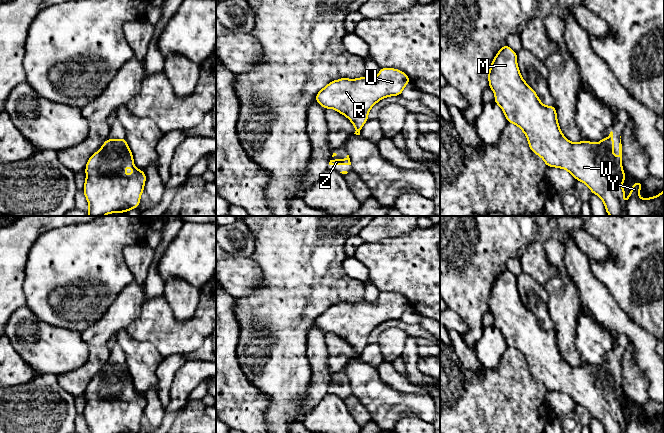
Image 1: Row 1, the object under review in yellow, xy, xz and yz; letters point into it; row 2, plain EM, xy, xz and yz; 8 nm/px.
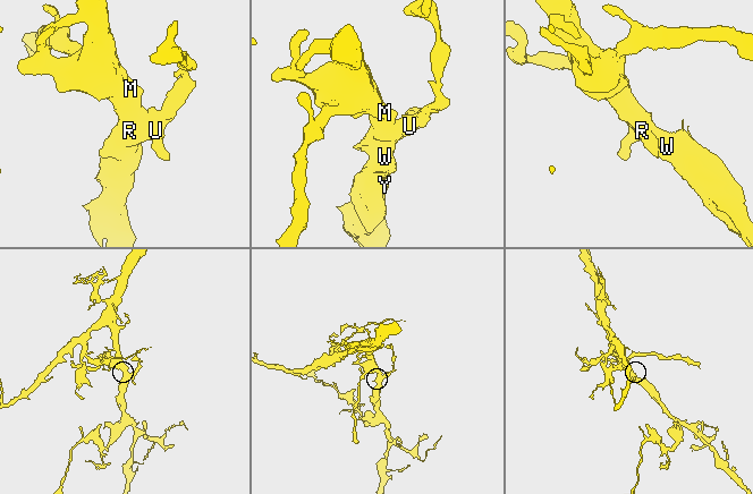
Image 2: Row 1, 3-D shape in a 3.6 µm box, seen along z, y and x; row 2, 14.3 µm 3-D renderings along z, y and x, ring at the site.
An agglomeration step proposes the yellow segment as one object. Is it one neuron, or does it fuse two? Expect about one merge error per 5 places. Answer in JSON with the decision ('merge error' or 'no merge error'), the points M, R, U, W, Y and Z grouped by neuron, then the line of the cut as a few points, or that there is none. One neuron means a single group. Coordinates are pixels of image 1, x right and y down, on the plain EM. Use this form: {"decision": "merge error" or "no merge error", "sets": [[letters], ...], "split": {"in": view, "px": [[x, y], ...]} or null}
{"decision": "no merge error", "sets": [["M", "R", "U", "W", "Y", "Z"]], "split": null}

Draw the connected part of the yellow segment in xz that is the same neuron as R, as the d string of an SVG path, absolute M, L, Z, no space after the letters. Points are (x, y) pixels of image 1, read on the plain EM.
M380 292L376 302L341 302L331 305L315 320L324 333L335 333L355 350L356 359L368 344L370 333L380 324L401 319L410 302L394 292Z

